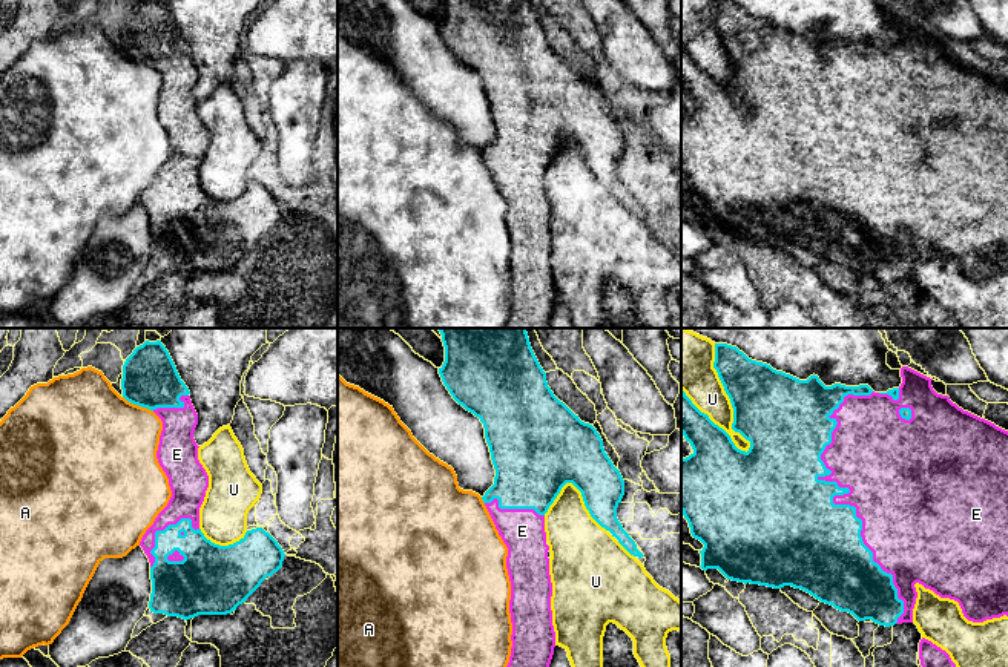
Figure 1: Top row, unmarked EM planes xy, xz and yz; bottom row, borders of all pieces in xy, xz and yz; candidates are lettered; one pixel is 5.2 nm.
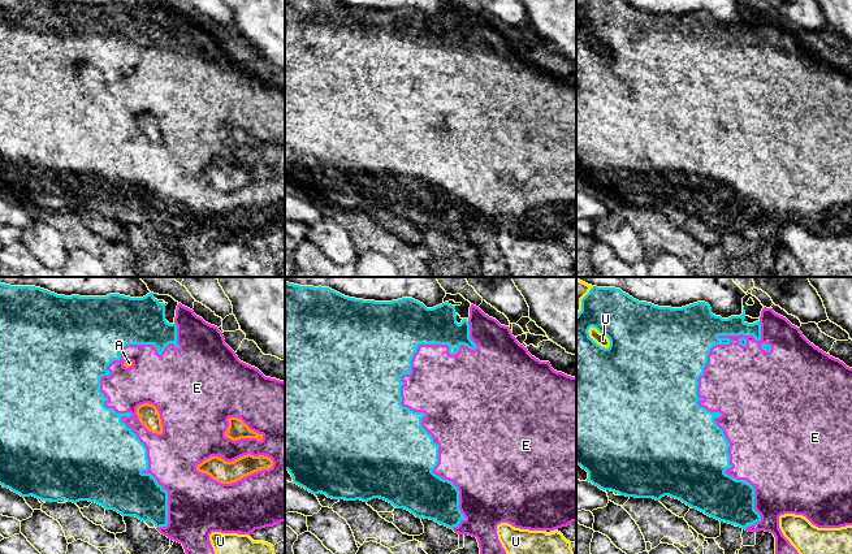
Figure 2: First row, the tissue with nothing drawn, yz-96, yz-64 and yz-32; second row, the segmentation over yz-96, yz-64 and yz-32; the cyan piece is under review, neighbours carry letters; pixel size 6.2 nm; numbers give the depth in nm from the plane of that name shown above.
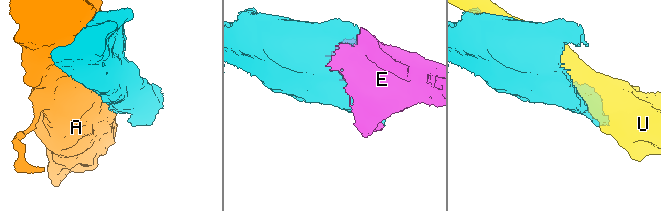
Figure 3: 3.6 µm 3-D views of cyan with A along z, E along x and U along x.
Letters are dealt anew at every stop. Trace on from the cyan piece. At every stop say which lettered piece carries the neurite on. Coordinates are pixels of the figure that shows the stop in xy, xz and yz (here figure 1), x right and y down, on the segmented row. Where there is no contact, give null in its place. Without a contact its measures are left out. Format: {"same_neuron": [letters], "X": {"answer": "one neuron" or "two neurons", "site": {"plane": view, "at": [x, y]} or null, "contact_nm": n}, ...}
{"same_neuron": ["E"], "A": {"answer": "two neurons", "site": {"plane": "xy", "at": [138, 405]}, "contact_nm": 180}, "E": {"answer": "one neuron", "site": {"plane": "yz", "at": [836, 505]}, "contact_nm": 1250}, "U": {"answer": "two neurons", "site": {"plane": "yz", "at": [731, 400]}, "contact_nm": 600}}

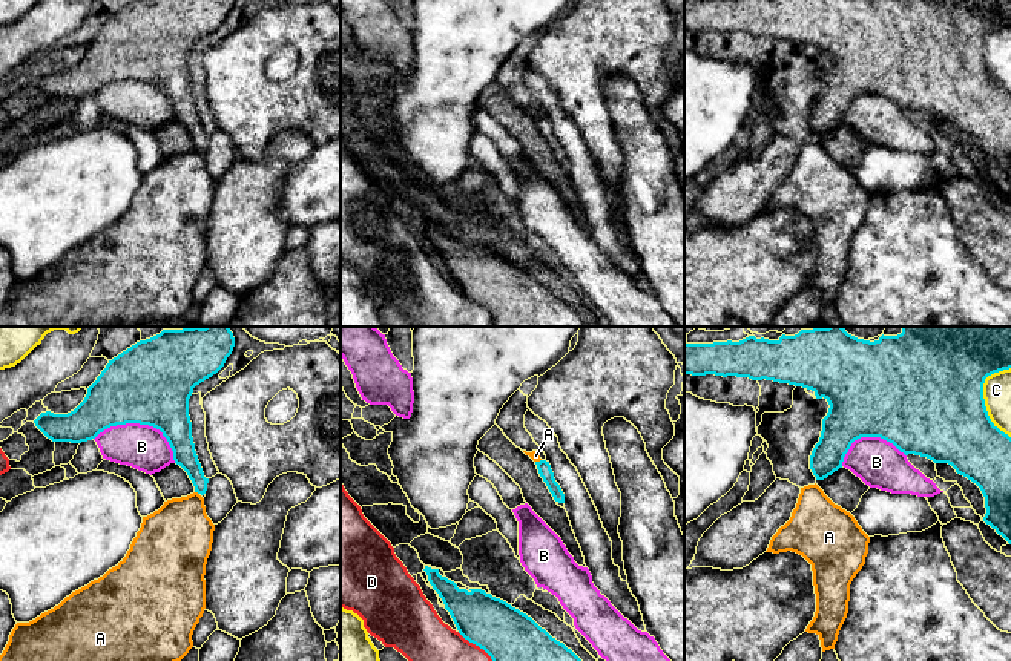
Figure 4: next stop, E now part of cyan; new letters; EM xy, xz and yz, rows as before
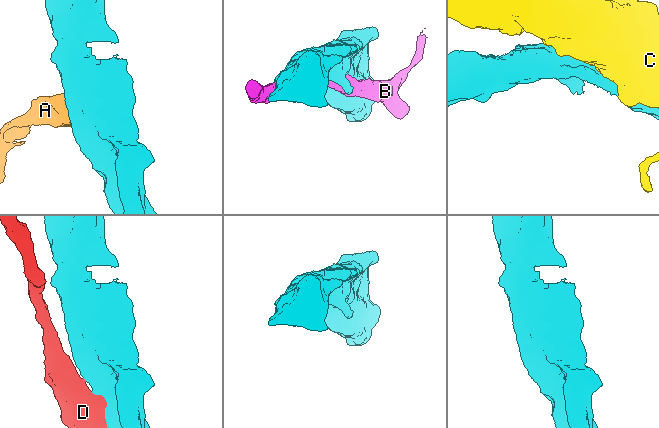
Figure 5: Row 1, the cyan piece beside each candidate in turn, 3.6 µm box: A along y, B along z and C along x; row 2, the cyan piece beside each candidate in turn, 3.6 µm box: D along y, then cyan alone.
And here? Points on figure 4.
{"same_neuron": [], "A": {"answer": "two neurons", "site": {"plane": "xy", "at": [197, 491]}, "contact_nm": 30}, "B": {"answer": "two neurons", "site": {"plane": "xy", "at": [143, 424]}, "contact_nm": 460}, "C": {"answer": "two neurons", "site": {"plane": "yz", "at": [982, 397]}, "contact_nm": 380}, "D": {"answer": "two neurons", "site": {"plane": "xz", "at": [476, 644]}, "contact_nm": 240}}

